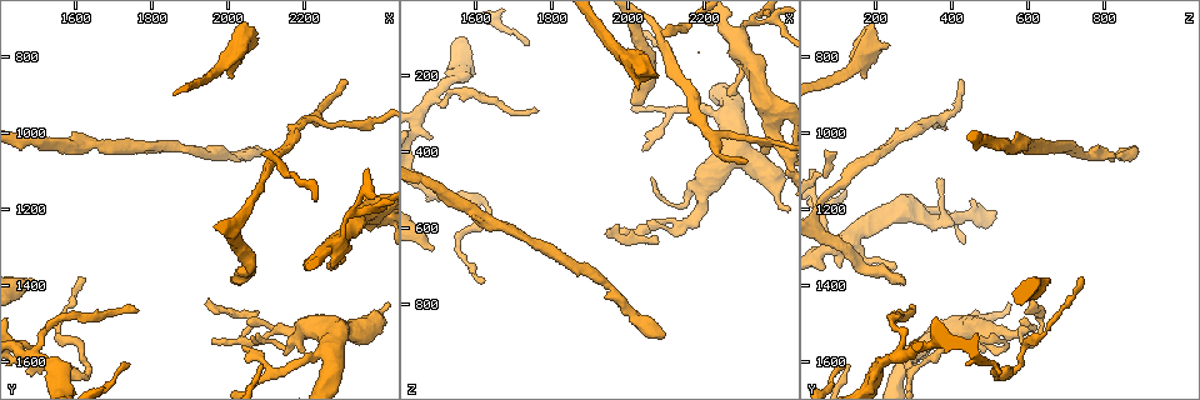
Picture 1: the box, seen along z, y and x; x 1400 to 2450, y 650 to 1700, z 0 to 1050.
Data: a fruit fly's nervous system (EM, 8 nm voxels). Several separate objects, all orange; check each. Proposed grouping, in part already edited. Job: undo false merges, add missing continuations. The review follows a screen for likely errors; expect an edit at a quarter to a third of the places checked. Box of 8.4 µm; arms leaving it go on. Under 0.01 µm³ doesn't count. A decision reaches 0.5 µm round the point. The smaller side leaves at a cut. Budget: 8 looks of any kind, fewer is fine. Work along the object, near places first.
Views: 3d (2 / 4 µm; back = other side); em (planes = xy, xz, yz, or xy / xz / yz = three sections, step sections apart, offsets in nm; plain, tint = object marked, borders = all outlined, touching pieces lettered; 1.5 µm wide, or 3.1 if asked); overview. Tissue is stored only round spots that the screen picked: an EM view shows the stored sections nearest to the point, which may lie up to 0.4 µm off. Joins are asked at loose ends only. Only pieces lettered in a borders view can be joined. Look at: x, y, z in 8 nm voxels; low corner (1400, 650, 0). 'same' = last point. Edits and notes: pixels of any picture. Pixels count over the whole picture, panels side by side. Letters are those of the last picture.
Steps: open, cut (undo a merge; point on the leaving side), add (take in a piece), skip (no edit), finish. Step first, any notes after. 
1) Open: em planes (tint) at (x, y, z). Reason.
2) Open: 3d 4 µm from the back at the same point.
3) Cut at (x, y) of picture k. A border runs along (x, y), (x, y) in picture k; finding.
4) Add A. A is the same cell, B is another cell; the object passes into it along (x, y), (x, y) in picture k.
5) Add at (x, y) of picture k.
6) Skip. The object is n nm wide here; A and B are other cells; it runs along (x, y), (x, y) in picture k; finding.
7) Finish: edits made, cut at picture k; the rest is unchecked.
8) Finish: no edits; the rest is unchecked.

Open: em planes (borders) at (2045, 1505, 575). Free end.

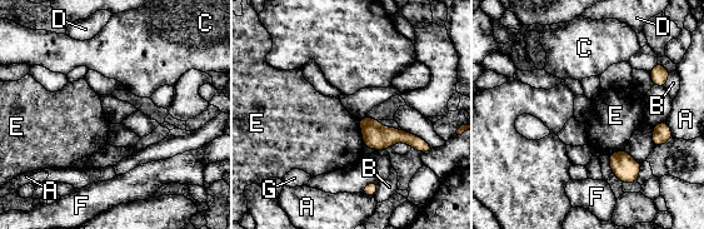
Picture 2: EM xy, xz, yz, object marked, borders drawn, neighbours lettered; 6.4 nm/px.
Skip. A, B, C, D, E, F and G are other cells; a border runs along (358, 119), (365, 147) in picture 2; none of them fits.

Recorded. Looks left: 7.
Open: em xz step 8 (tint) at (2010, 1385, 280). Branch stops here.

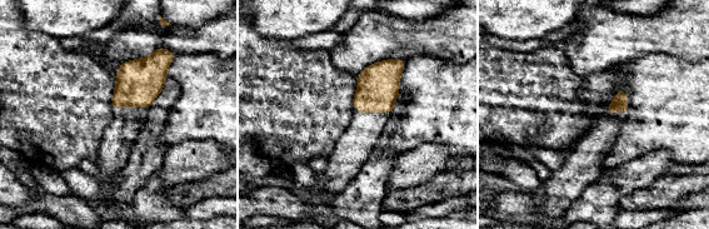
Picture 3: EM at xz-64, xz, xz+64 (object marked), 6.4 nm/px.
Open: em planes (borders) at the same point. Another direction.

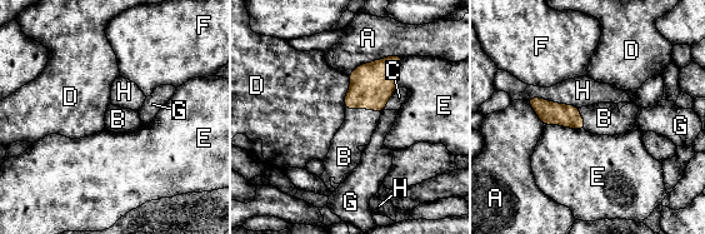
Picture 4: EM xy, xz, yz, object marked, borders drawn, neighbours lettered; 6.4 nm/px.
Add B. B is the same cell, A, C, D, E, F, G and H are other cells; the object passes into it along (373, 84), (363, 108), (359, 125) in picture 4; the neuron continues.

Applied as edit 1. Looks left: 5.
Open: overview.

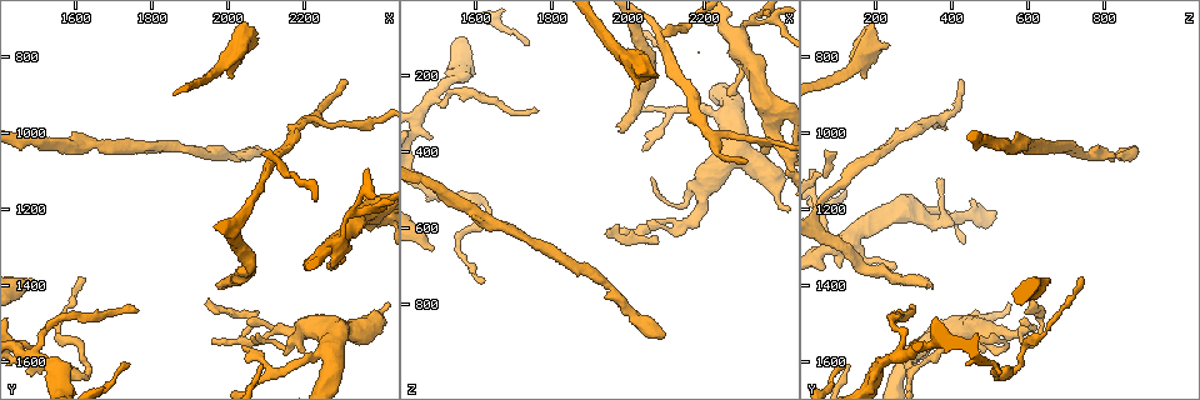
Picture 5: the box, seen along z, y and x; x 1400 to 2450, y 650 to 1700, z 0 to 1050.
Open: 3d 2 µm at (1755, 1465, 300). Free end.

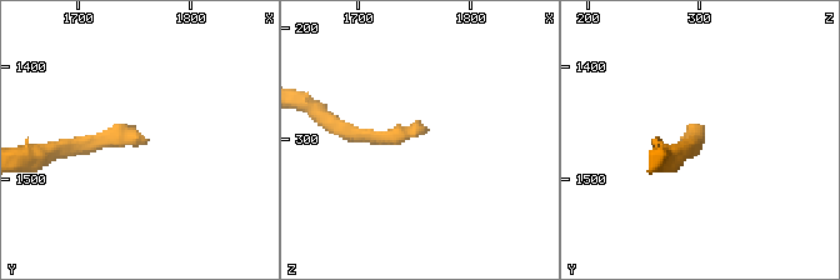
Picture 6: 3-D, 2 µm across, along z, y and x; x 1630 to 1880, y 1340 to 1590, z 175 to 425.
Open: em xy step 4 (borders) at (1756, 1466, 298). Need the tissue.

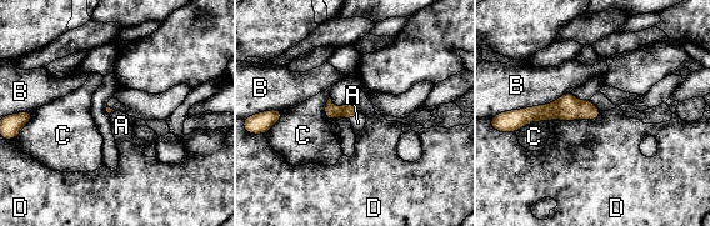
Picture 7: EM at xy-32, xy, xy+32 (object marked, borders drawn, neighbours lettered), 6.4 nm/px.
Open: em planes (borders) at the same point. Another direction.

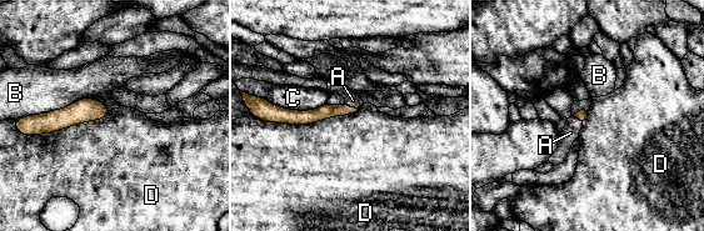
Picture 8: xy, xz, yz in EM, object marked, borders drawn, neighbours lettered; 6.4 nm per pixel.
Add A. A is the same cell, B, C and D are other cells; the object passes into it along (324, 111), (350, 106), (353, 100) in picture 8; the neuron continues.

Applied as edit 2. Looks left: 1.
Finish: edits made, add at picture 4, add at picture 8; the rest is unchecked.

